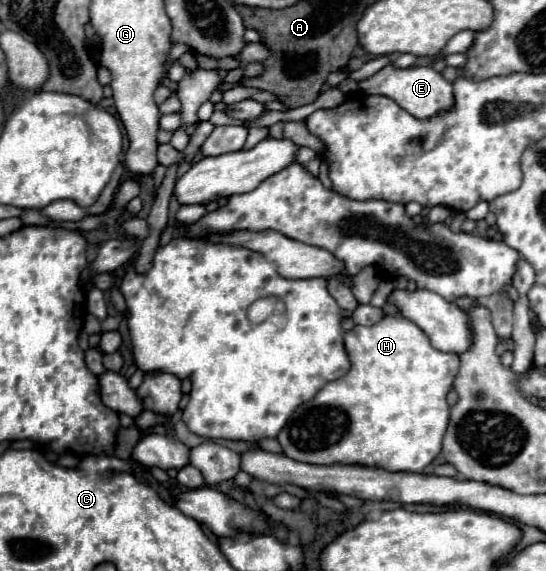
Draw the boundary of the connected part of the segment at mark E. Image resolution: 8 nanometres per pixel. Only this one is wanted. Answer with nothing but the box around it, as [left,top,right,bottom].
[359,64,455,120]

